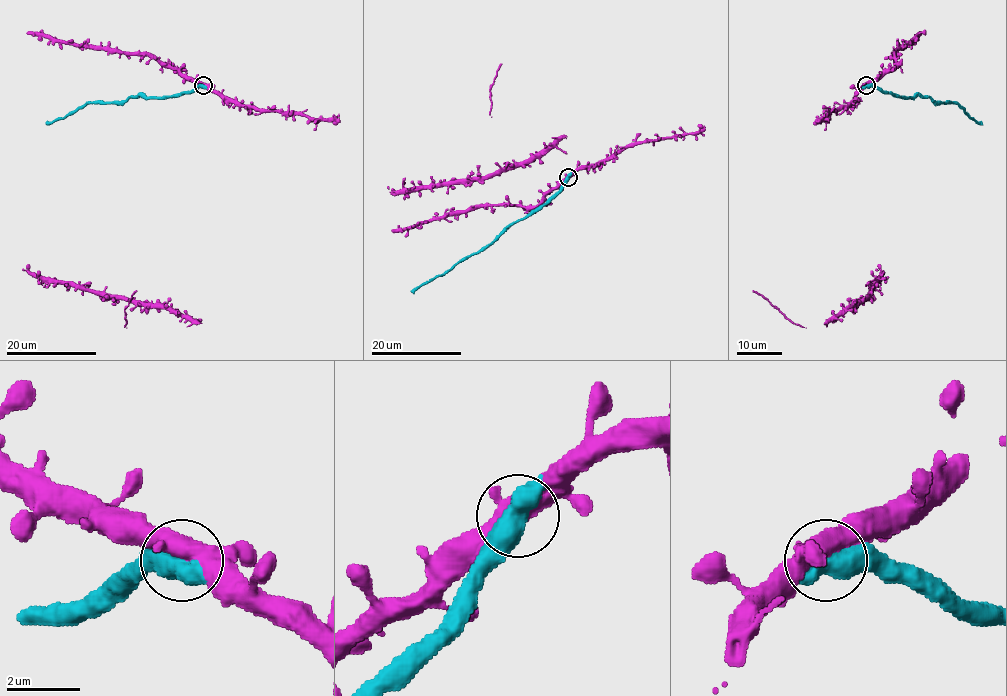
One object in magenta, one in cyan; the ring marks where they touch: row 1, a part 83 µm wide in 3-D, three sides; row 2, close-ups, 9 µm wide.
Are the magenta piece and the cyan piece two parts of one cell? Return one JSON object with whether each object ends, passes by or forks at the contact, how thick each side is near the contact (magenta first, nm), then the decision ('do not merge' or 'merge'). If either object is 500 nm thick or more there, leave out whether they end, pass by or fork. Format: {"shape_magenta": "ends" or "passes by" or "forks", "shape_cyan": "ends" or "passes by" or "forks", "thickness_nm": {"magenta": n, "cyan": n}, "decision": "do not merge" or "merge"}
{"thickness_nm": {"magenta": 550, "cyan": 550}, "decision": "do not merge"}

